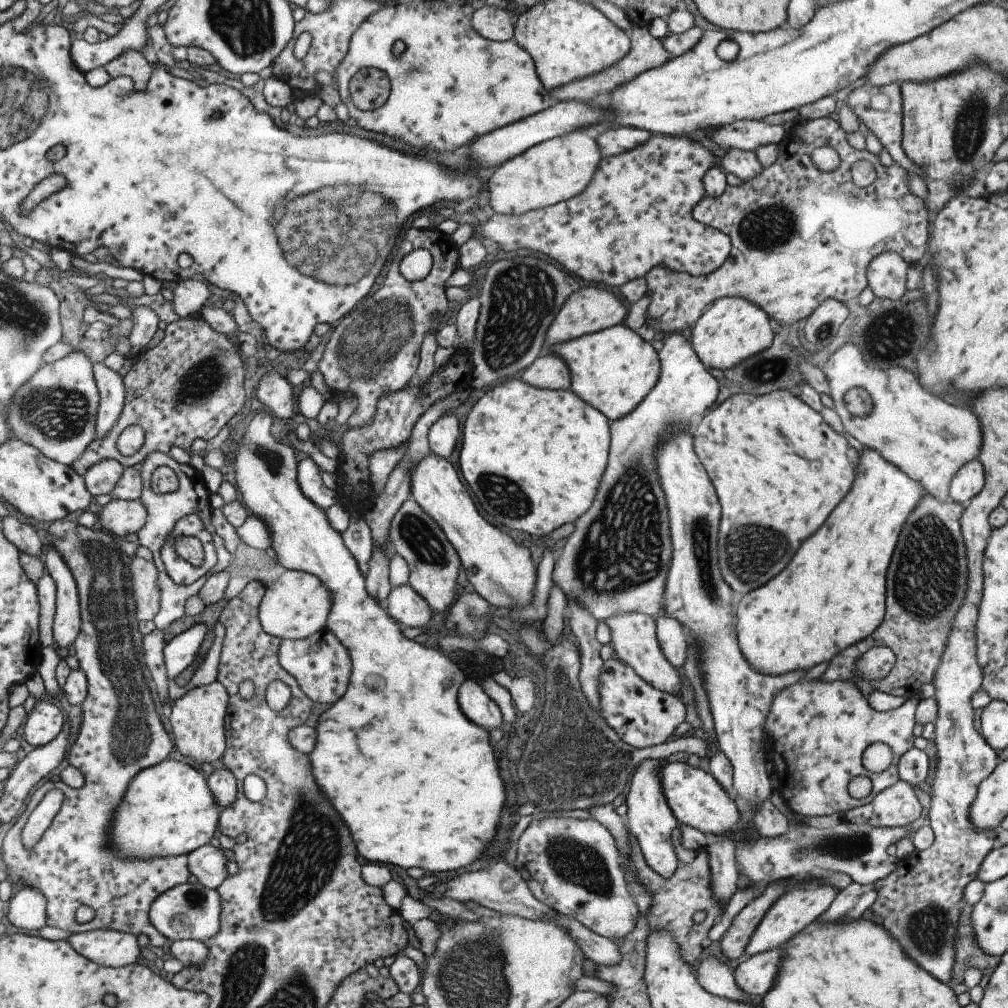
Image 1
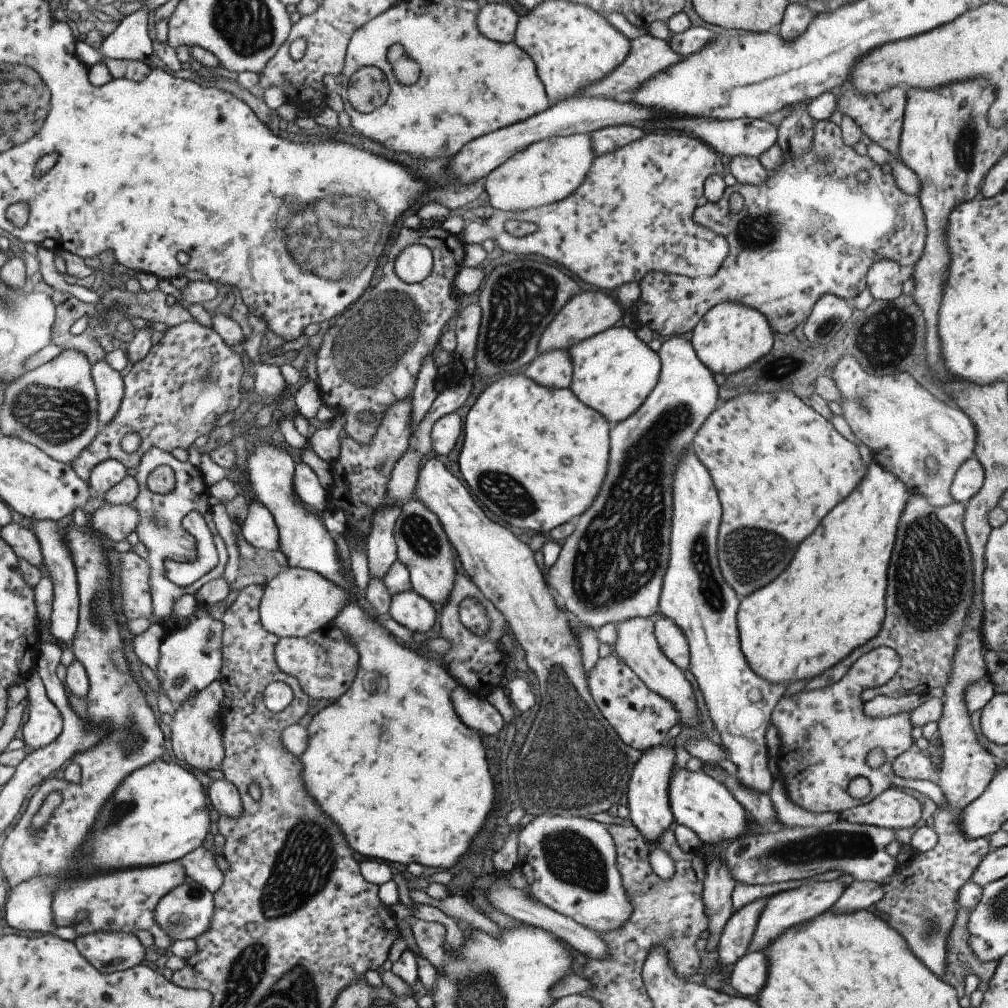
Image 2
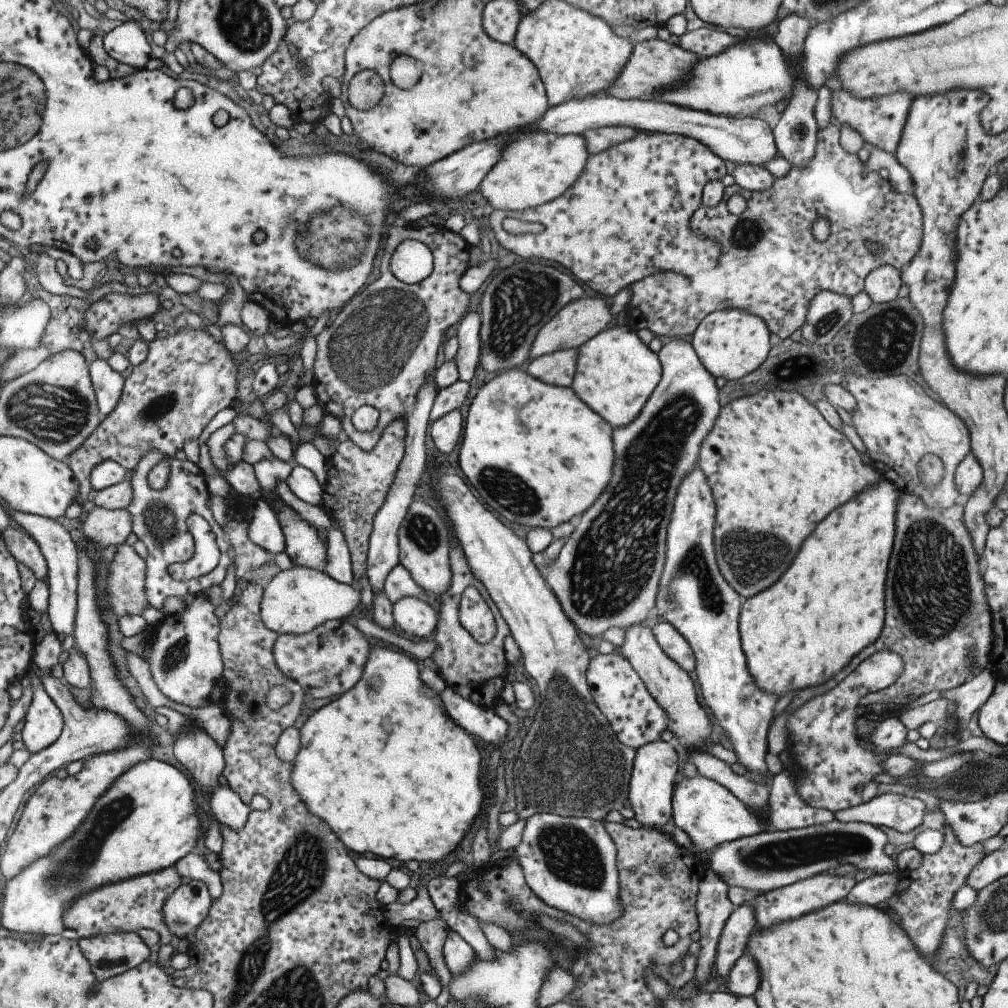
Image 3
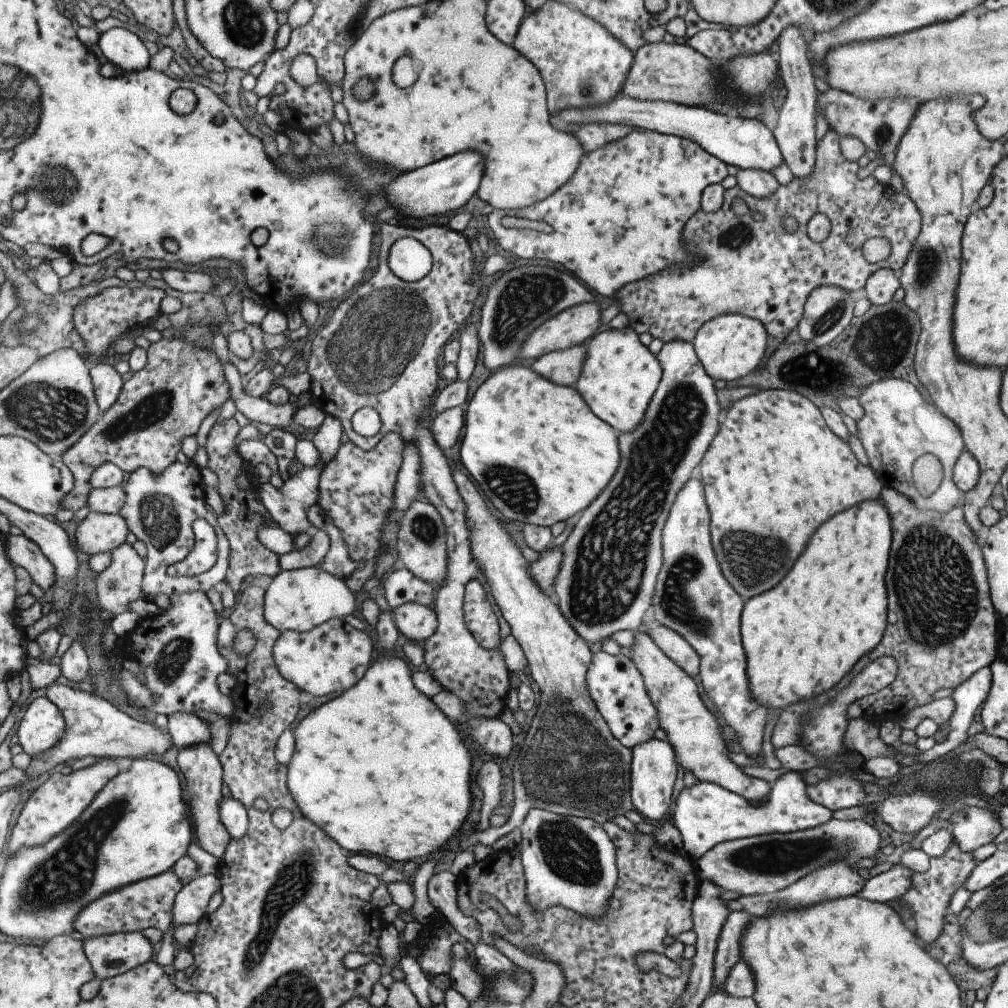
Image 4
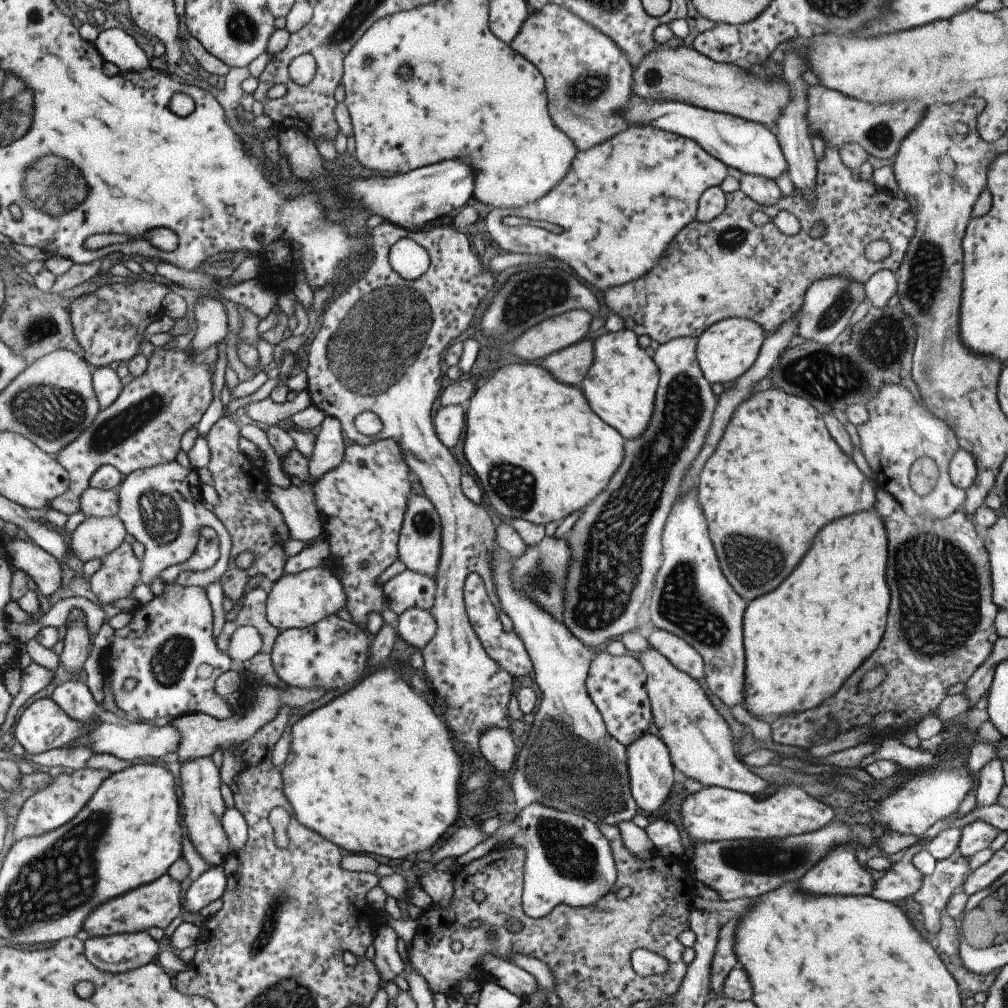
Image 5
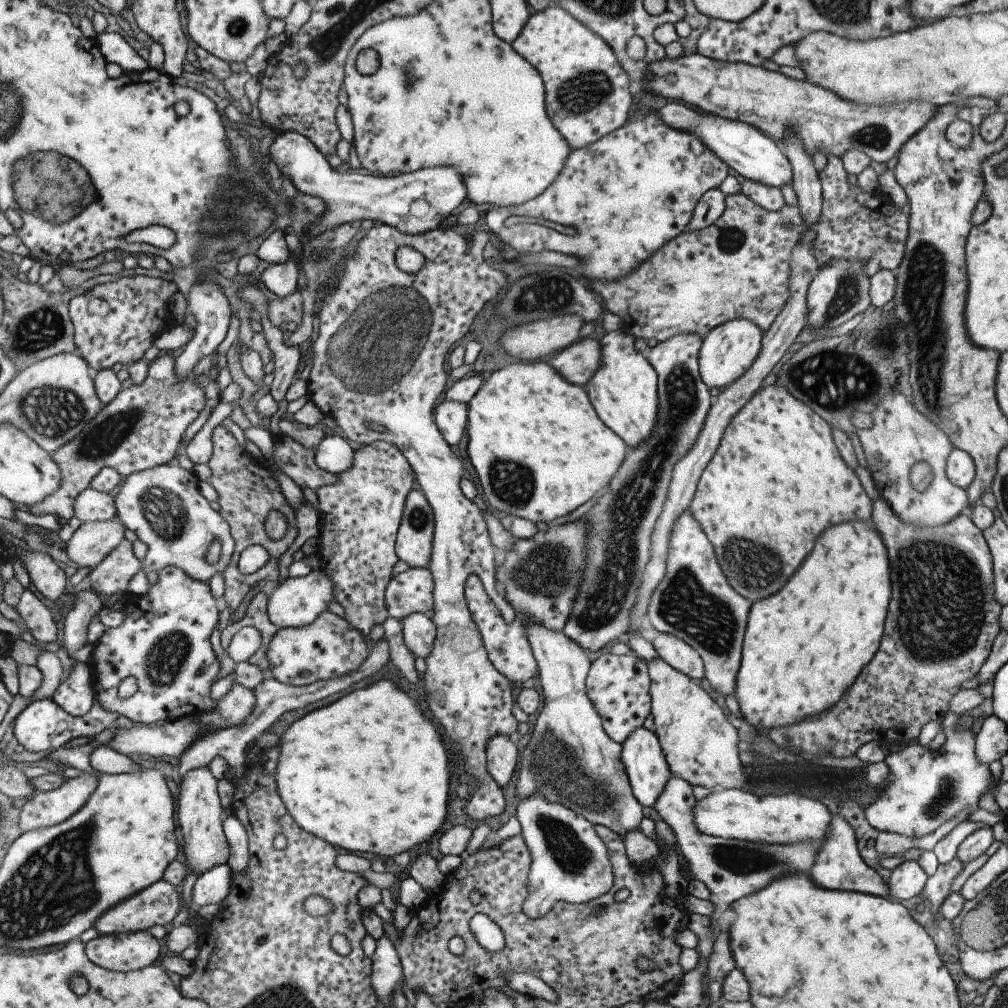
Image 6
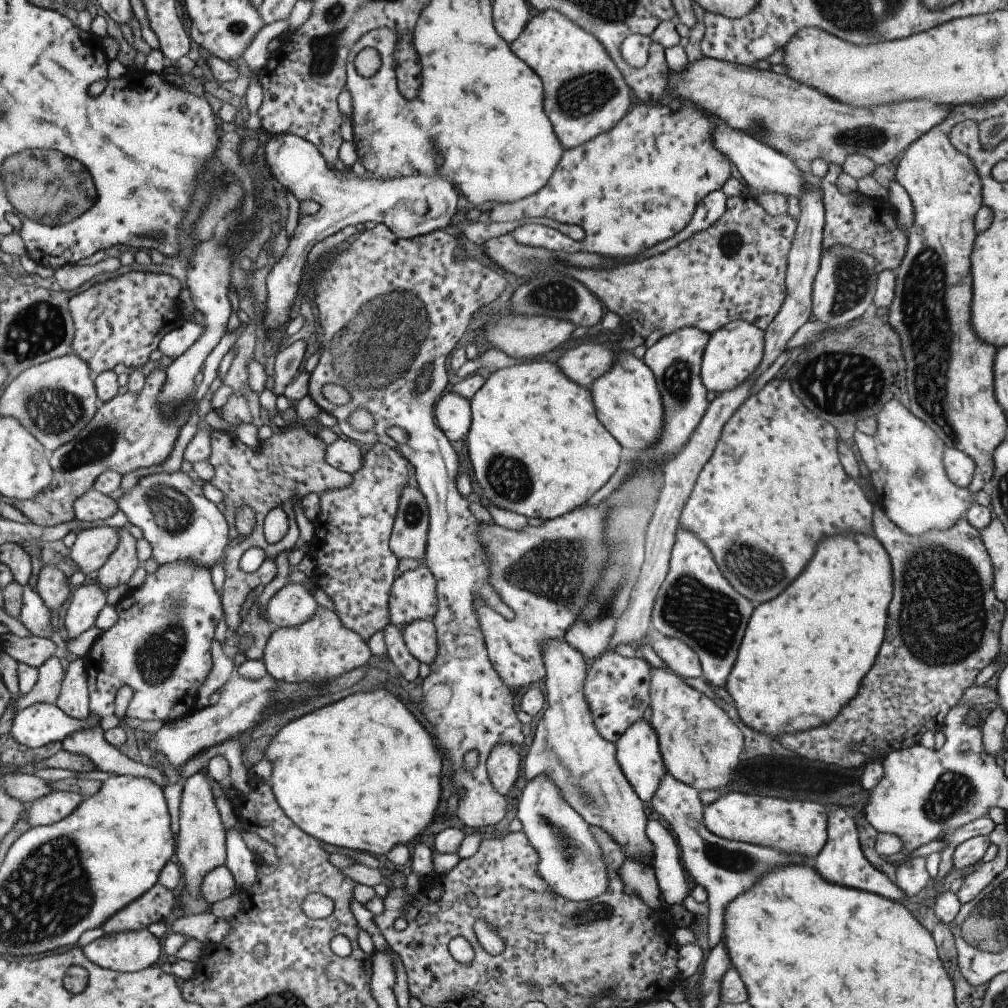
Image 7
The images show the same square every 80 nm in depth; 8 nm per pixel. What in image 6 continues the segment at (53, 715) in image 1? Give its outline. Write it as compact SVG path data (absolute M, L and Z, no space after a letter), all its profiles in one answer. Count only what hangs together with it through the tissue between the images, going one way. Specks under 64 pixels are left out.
M53 699L33 701L24 711L14 713L14 736L18 742L28 751L39 752L49 748L60 749L65 742L74 738L93 738L101 730L107 727L116 727L115 720L118 715L103 710L97 700L91 701L89 710L80 716L71 716L65 712L61 705Z

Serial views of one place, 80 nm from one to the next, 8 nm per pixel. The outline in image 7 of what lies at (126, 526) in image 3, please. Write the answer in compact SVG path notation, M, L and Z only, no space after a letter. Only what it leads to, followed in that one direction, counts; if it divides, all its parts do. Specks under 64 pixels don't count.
M101 526L83 530L76 535L69 556L79 571L85 575L97 572L104 566L119 542L116 530L117 528Z

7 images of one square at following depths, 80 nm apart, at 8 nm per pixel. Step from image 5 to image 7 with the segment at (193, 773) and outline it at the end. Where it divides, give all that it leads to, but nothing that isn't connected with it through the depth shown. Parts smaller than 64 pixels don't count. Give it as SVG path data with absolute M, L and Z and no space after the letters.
M199 772L185 778L182 785L178 813L178 830L174 837L174 856L181 871L181 886L176 893L176 904L181 908L182 916L209 912L209 904L200 893L200 884L204 876L215 867L224 864L225 829L215 806L206 776Z

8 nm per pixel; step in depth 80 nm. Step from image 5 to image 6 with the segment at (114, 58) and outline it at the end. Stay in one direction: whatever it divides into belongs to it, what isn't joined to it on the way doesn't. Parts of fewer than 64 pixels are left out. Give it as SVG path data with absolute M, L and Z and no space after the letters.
M101 32L97 35L100 40L101 52L104 53L105 60L117 64L123 72L143 72L148 68L148 64L137 52L135 52L127 41L115 32Z

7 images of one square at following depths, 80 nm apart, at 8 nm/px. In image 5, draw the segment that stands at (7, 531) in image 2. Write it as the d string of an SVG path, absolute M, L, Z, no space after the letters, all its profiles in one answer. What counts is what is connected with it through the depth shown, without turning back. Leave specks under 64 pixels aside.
M13 540L6 549L12 565L27 572L40 594L49 596L61 588L63 570L55 556L29 540Z

